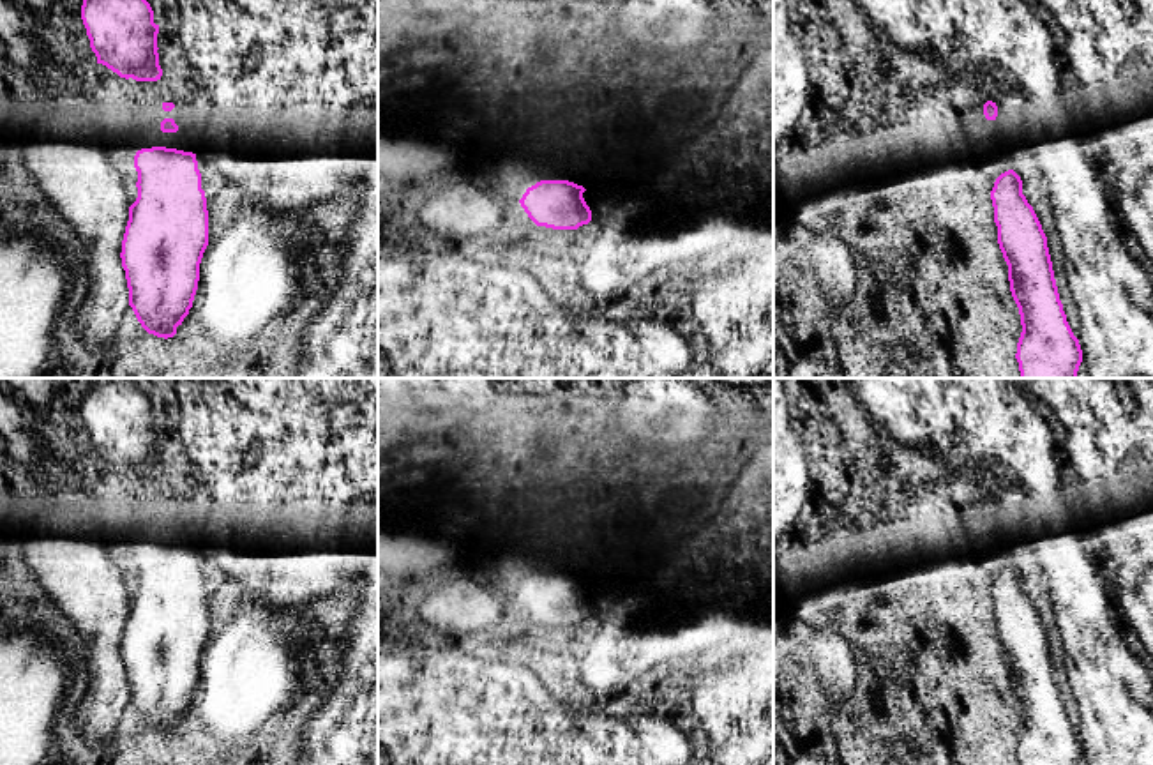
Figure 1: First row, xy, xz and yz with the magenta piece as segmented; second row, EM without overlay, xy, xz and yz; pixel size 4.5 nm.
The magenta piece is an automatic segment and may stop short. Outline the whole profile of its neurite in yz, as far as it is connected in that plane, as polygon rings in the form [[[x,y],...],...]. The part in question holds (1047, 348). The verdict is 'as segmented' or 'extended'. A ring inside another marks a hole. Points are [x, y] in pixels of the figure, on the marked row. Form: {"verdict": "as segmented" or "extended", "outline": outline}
{"verdict": "as segmented", "outline": [[[1014,170],[1001,173],[991,200],[1010,292],[1021,314],[1015,353],[1021,378],[1077,378],[1082,350],[1066,322],[1047,237],[1022,194],[1021,177]]]}

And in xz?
{"verdict": "as segmented", "outline": [[[540,180],[526,189],[519,203],[537,226],[577,230],[592,221],[584,191],[569,180]]]}

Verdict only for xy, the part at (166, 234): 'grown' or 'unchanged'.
unchanged

